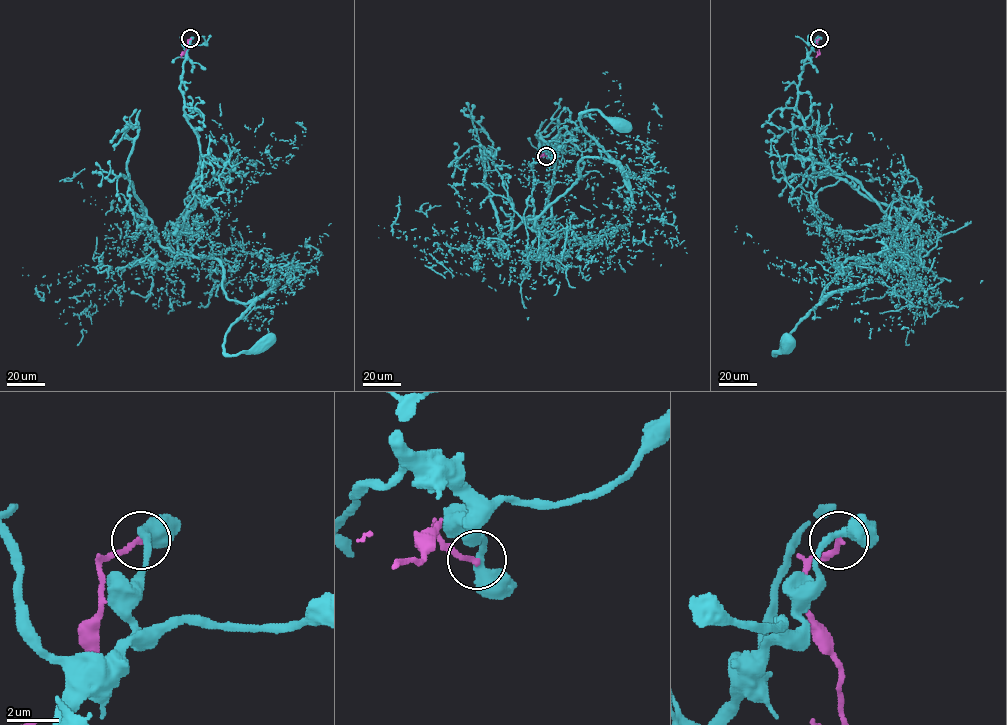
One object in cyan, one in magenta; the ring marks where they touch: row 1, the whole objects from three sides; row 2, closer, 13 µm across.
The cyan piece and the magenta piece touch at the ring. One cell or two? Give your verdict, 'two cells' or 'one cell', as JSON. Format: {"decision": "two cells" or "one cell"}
{"decision": "two cells"}

